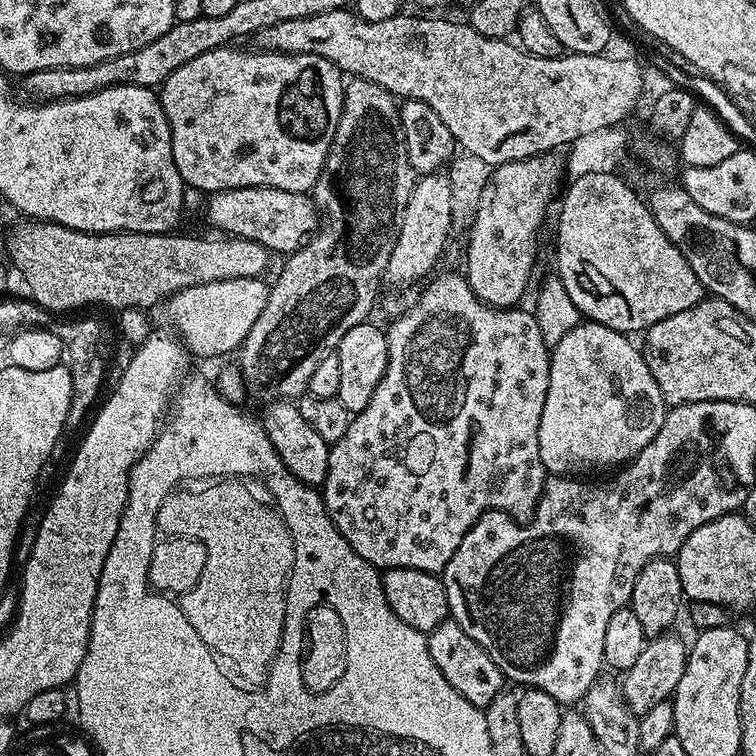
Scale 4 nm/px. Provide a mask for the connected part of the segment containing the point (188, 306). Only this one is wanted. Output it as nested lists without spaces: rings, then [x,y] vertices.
[[[226,278],[222,282],[206,282],[190,286],[176,292],[166,301],[168,316],[172,319],[175,335],[193,357],[224,356],[227,352],[235,353],[244,343],[250,326],[258,322],[258,314],[266,310],[266,300],[270,287],[267,279]]]

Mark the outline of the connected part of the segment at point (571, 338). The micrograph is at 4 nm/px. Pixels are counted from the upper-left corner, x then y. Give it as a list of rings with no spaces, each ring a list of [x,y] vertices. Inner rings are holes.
[[[583,321],[570,330],[570,334],[562,337],[562,342],[551,345],[550,348],[550,386],[546,390],[546,406],[542,406],[542,422],[538,422],[538,454],[542,458],[542,466],[545,473],[554,476],[570,476],[573,478],[584,478],[589,474],[604,474],[607,468],[611,470],[619,469],[621,466],[629,464],[636,455],[662,430],[662,422],[666,405],[662,398],[662,390],[658,390],[658,382],[654,382],[654,374],[650,374],[650,366],[646,366],[643,351],[631,344],[629,337],[623,332],[612,330],[609,327],[602,326],[600,323],[592,321]]]

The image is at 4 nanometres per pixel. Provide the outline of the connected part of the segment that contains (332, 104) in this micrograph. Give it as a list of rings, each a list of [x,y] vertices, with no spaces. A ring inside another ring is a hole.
[[[225,46],[215,48],[206,54],[198,54],[198,58],[190,58],[186,66],[178,66],[170,78],[166,78],[158,89],[160,105],[168,119],[170,138],[172,139],[172,157],[174,166],[178,166],[178,174],[185,185],[197,188],[203,194],[225,192],[235,188],[273,188],[274,190],[290,190],[291,192],[311,193],[316,187],[318,178],[324,169],[328,151],[332,145],[334,134],[338,130],[338,118],[344,105],[345,77],[335,64],[326,58],[318,58],[314,54],[286,54],[255,50],[247,52],[244,46]]]

